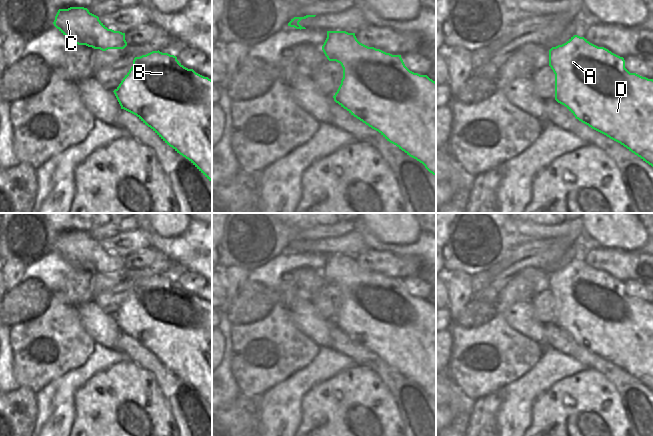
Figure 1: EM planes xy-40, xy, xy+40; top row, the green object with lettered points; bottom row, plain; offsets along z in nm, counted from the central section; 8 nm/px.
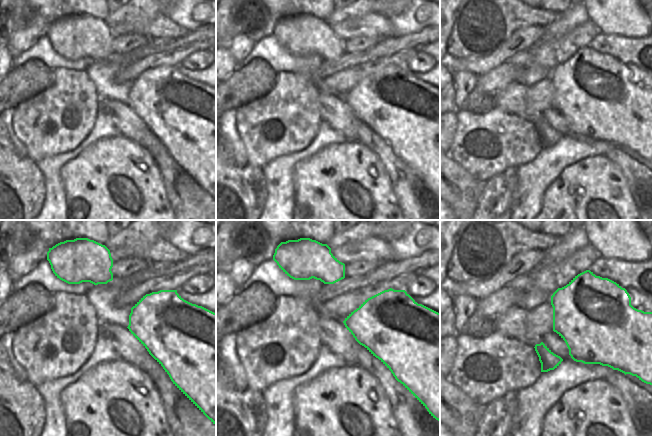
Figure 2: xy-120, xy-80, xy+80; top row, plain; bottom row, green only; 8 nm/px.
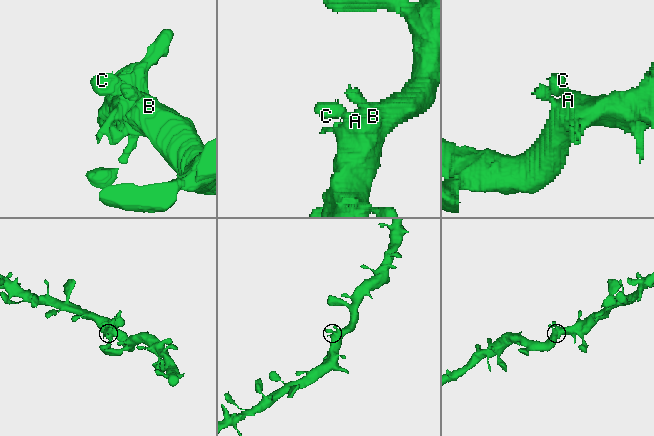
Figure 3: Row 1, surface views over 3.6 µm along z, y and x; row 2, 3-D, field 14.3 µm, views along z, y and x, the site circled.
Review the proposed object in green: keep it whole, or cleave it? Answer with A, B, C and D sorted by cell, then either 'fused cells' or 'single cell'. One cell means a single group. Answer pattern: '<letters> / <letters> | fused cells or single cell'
A B C D | single cell

